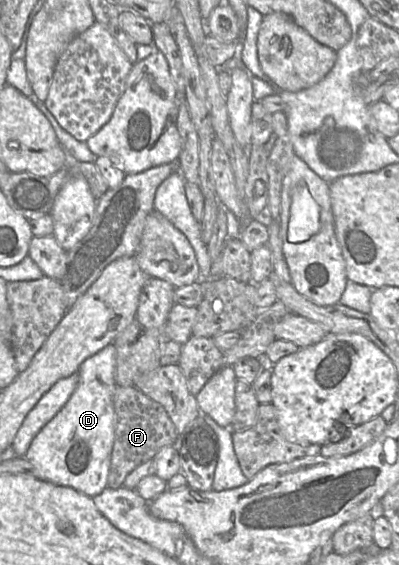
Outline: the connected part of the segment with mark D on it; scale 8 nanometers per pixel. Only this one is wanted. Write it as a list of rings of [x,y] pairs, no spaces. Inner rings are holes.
[[[113,343],[80,365],[75,391],[64,407],[34,437],[24,455],[41,471],[42,479],[72,487],[91,498],[108,486],[115,440],[115,369],[116,348]]]

